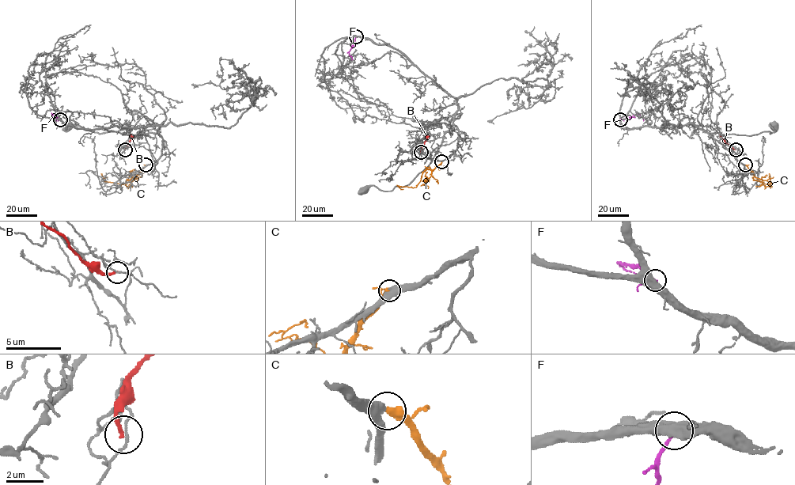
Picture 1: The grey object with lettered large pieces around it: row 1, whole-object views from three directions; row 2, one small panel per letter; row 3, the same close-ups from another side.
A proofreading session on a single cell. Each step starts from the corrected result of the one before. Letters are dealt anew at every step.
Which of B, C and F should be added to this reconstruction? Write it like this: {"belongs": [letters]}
{"belongs": ["C"]}

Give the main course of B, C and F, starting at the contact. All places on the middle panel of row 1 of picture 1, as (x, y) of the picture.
B: (421, 152), (427, 138), (425, 135)
C: (442, 161), (432, 170), (425, 170), (416, 187), (396, 185)
F: (356, 36), (349, 51), (352, 59)

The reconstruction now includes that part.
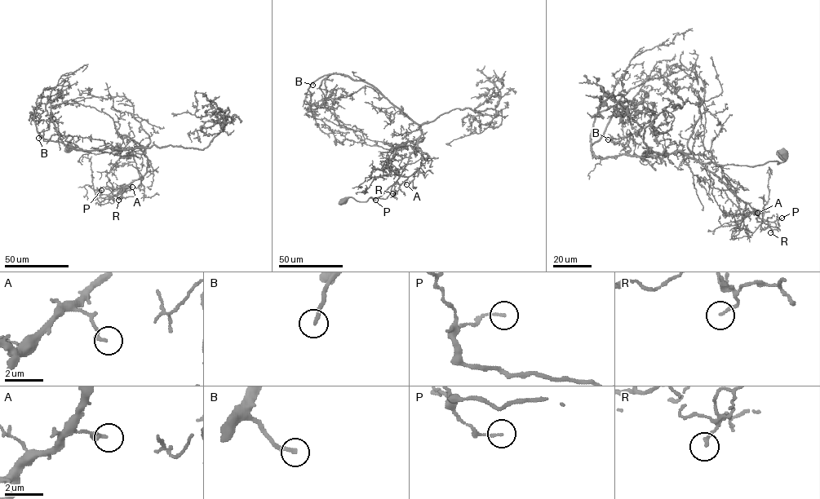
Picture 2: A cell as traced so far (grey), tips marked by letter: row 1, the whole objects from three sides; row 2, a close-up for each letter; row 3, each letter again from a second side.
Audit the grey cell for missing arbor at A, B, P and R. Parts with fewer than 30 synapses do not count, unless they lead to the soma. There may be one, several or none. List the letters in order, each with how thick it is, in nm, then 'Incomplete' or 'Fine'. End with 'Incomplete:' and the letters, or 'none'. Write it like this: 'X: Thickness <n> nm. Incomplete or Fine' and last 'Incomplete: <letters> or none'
A: Thickness 160 nm. Fine
B: Thickness 190 nm. Incomplete
P: Thickness 120 nm. Fine
R: Thickness 150 nm. Fine
Incomplete: B

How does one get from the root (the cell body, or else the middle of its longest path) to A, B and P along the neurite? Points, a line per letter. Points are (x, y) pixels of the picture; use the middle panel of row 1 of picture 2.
A: (344, 200), (378, 197), (398, 178), (418, 147), (421, 166), (406, 184)
B: (344, 200), (378, 197), (398, 178), (422, 130), (362, 81), (331, 74), (312, 85)
P: (344, 200), (378, 197), (398, 178), (418, 147), (420, 167), (394, 184), (386, 198), (372, 198), (375, 200)

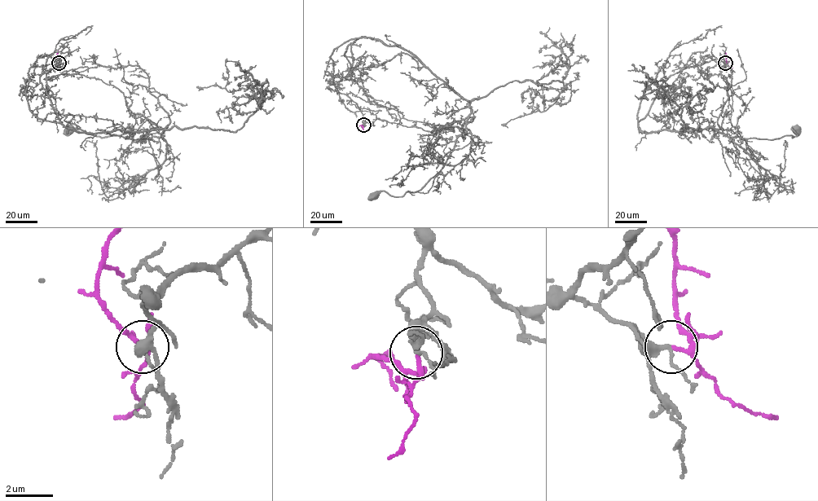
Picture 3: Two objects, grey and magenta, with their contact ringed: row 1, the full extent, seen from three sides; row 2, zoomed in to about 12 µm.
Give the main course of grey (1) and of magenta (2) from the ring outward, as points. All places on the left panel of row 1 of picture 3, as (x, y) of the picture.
1: (59, 63), (29, 68), (26, 97), (37, 117), (85, 133), (167, 126), (160, 137), (132, 139), (71, 129)
2: (59, 63), (55, 59), (58, 50)

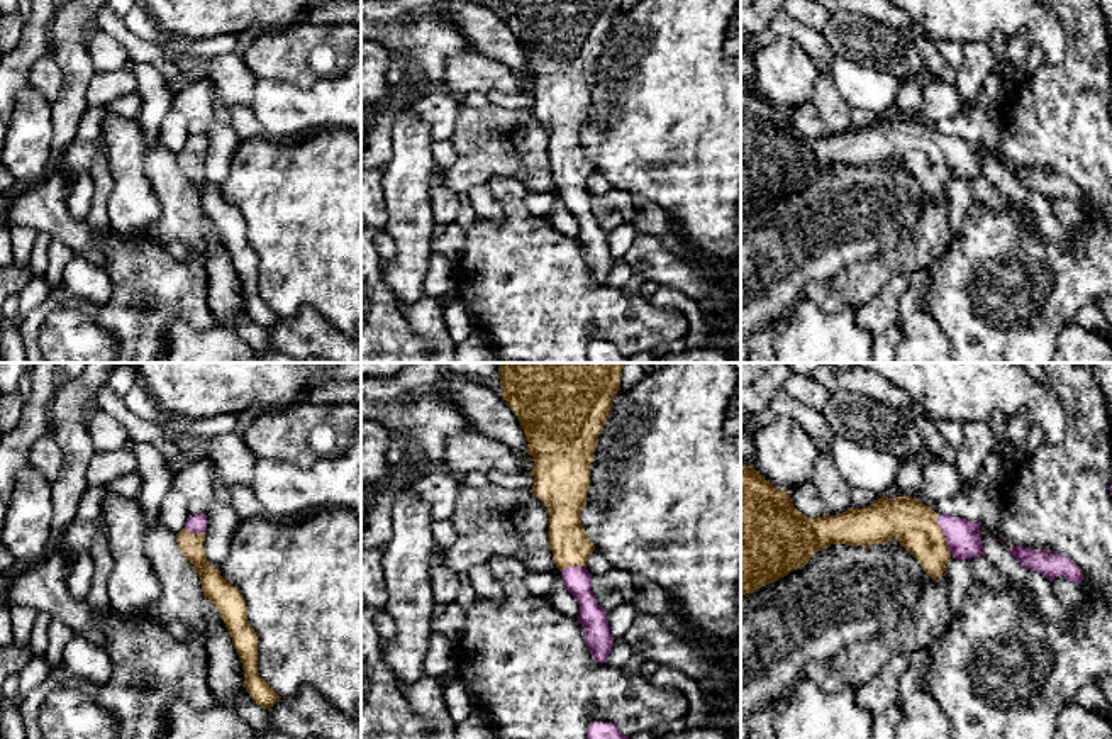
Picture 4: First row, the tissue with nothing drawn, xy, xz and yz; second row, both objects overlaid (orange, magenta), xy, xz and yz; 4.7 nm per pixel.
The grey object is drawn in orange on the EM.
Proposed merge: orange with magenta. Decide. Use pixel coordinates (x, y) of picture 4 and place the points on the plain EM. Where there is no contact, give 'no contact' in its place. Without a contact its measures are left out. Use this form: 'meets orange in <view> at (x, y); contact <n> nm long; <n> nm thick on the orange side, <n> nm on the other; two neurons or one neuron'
meets orange in yz at (943, 156); contact 200 nm long; 220 nm thick on the orange side, 160 nm on the other; one neuron

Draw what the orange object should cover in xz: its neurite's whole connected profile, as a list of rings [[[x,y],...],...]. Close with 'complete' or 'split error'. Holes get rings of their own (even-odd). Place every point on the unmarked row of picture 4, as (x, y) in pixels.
[[[502,0],[502,19],[517,36],[527,58],[525,73],[532,76],[534,115],[549,131],[549,168],[566,210],[580,225],[578,241],[595,283],[607,283],[614,266],[607,232],[592,212],[592,195],[587,180],[595,171],[587,158],[580,134],[587,125],[590,86],[598,56],[612,31],[612,19],[620,10],[620,0]]]; split error

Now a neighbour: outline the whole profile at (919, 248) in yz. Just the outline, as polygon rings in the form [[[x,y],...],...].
[[[944,192],[937,200],[924,193],[917,224],[905,231],[897,244],[866,263],[853,264],[829,281],[810,281],[803,297],[824,312],[834,314],[856,308],[880,293],[893,275],[914,275],[929,269],[948,251],[949,198]]]

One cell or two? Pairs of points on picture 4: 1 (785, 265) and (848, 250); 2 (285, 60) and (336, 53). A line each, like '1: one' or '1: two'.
1: one
2: one

